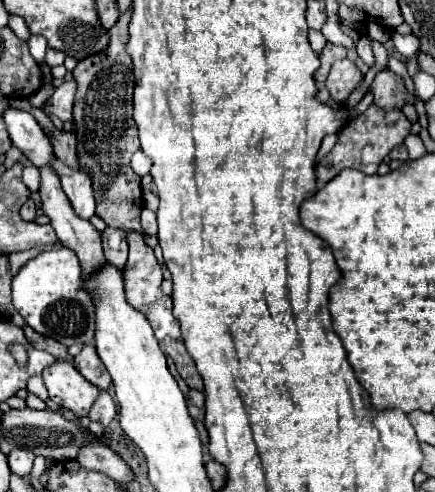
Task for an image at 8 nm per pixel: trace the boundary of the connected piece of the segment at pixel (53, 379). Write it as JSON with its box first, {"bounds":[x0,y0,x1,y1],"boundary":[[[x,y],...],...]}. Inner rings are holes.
{"bounds":[43,360,99,418],"boundary":[[[65,360],[49,366],[43,372],[43,380],[49,390],[49,398],[59,406],[69,408],[79,418],[89,414],[91,404],[99,396],[99,390],[91,382],[83,380],[77,368]]]}

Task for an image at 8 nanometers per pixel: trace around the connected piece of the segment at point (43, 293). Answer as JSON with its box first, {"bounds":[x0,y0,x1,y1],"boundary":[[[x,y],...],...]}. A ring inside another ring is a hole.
{"bounds":[13,248,95,346],"boundary":[[[69,248],[41,252],[13,276],[13,306],[35,332],[63,346],[95,340],[95,304],[91,304],[91,296],[83,288],[81,264]]]}

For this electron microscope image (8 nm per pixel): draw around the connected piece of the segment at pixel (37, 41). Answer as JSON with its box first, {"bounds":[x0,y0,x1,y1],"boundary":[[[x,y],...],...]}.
{"bounds":[27,36,47,64],"boundary":[[[31,36],[31,40],[29,40],[27,44],[29,44],[31,56],[35,58],[35,62],[37,62],[37,64],[43,64],[45,52],[47,52],[47,42],[45,42],[41,36]]]}

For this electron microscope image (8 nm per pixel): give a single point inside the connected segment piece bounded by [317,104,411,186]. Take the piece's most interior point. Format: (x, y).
(362, 145)

